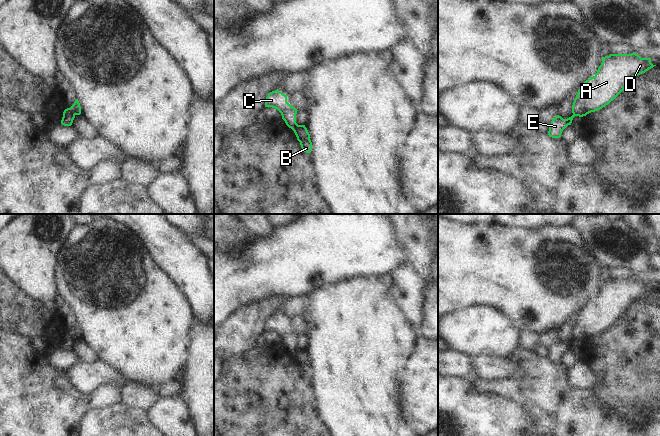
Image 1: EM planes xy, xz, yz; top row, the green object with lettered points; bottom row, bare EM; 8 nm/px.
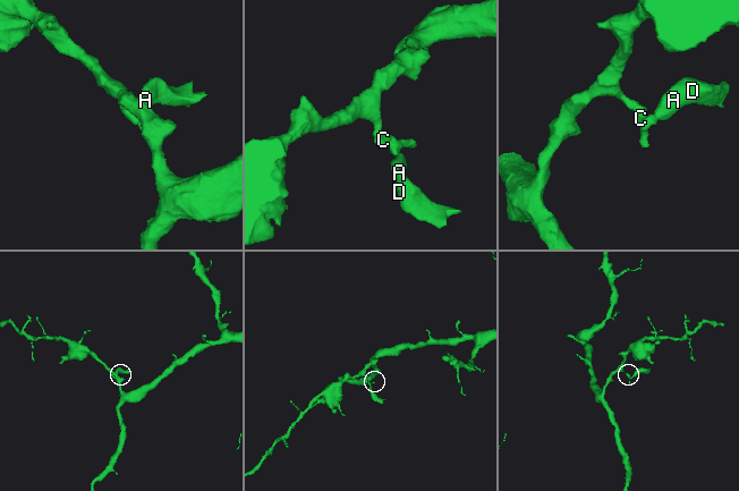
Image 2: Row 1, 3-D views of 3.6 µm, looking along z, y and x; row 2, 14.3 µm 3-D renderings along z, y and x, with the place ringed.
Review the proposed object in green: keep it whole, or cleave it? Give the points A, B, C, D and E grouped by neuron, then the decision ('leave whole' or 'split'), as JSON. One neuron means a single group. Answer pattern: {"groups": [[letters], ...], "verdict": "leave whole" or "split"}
{"groups": [["A", "B", "D"], ["C", "E"]], "verdict": "split"}

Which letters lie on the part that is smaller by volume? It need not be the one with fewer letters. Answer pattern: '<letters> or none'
A, B, D

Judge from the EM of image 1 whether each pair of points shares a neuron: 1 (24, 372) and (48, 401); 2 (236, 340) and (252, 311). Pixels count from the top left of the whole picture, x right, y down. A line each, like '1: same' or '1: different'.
1: same
2: same

